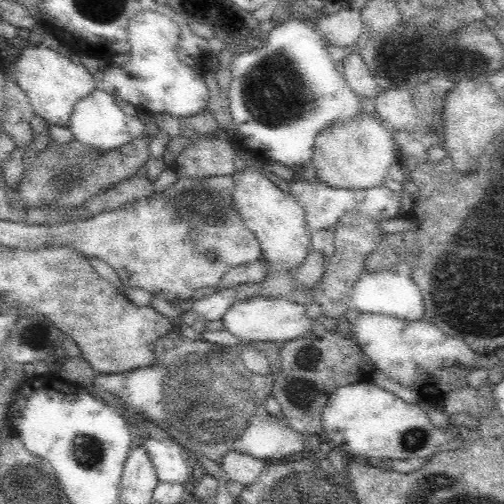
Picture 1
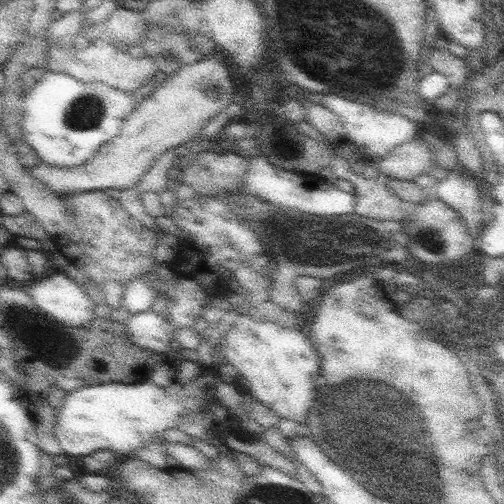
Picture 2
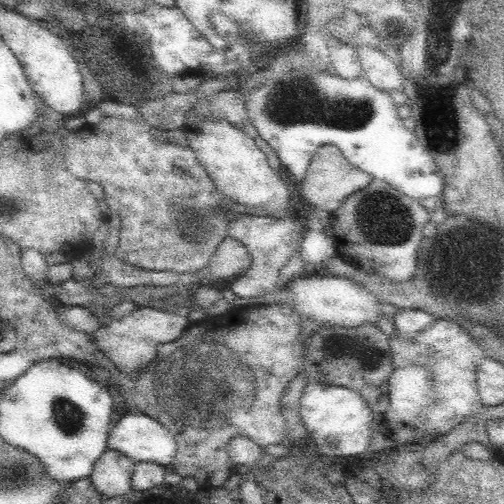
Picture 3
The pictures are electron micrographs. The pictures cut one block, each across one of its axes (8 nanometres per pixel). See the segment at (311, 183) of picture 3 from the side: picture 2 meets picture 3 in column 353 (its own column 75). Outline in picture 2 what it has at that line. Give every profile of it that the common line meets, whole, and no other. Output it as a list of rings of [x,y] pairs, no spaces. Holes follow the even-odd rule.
[[[217,50],[205,52],[199,62],[187,64],[179,68],[173,76],[163,80],[163,84],[159,84],[155,92],[143,92],[137,108],[125,118],[119,134],[99,146],[99,150],[87,162],[79,166],[55,166],[41,162],[37,166],[25,166],[25,172],[57,196],[105,190],[123,192],[127,188],[135,188],[143,180],[147,170],[153,168],[155,160],[159,160],[167,150],[195,138],[195,134],[211,118],[215,118],[229,106],[235,88],[233,84],[239,82],[223,56]]]

